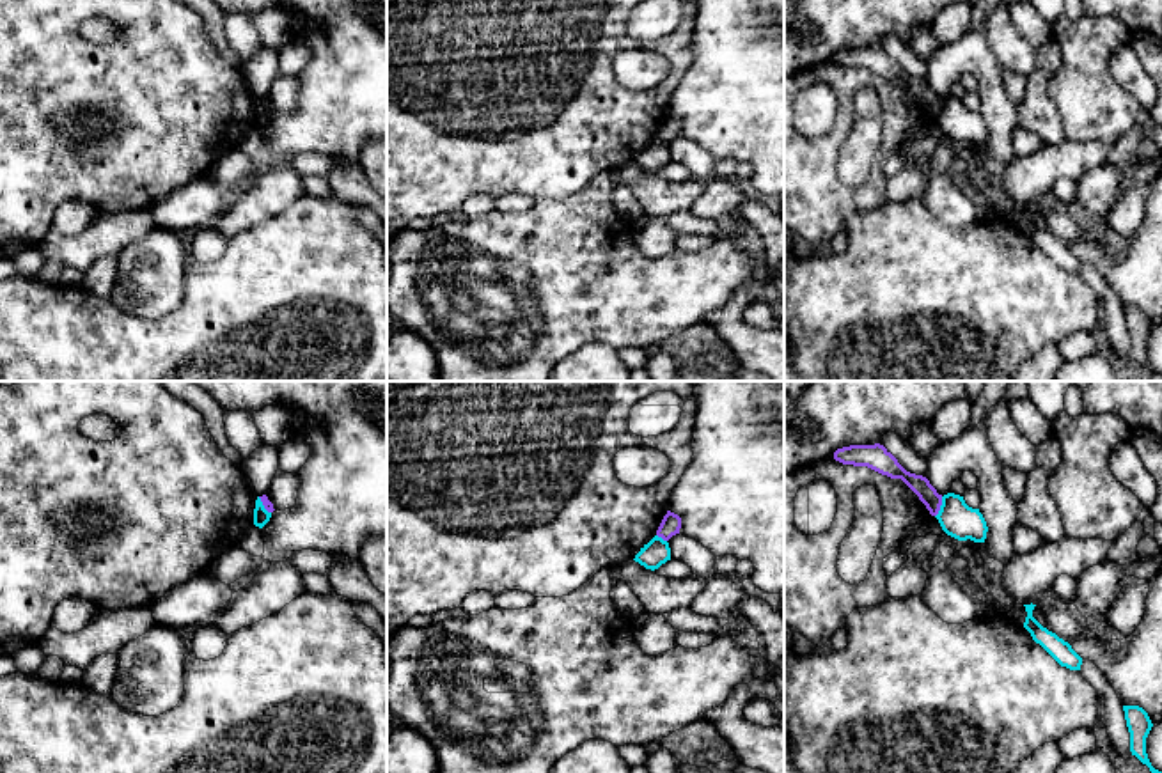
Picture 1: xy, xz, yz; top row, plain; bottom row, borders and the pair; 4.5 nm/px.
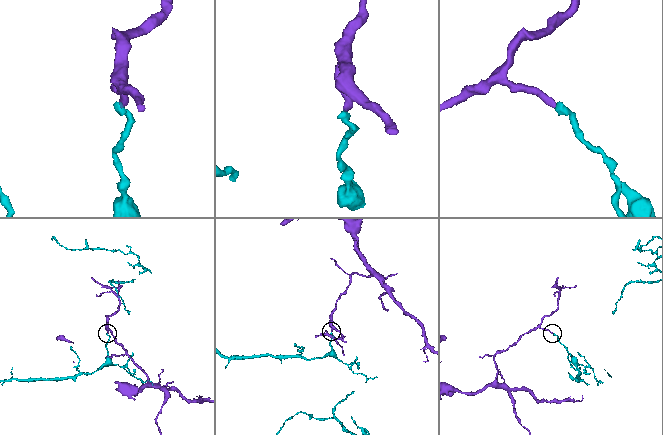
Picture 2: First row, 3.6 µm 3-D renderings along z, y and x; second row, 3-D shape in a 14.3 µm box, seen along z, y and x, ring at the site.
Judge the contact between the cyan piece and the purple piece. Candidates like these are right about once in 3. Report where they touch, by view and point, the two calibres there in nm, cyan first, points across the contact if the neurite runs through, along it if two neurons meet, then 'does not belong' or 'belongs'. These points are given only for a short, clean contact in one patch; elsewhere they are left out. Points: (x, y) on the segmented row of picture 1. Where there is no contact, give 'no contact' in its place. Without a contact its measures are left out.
meets cyan in yz at (941, 507); 160 nm thick on the cyan side, 90 nm on the other; border along yz (942, 497), (935, 516); does not belong

